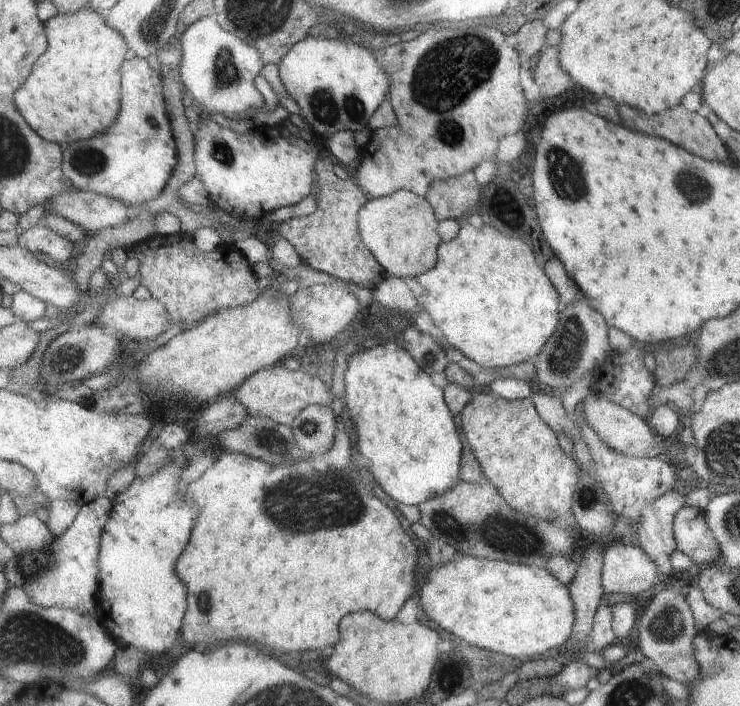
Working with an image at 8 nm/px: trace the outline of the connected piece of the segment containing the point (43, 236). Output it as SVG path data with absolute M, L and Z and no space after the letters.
M43 222L28 231L19 231L18 244L31 252L42 252L58 263L67 262L73 256L73 243Z

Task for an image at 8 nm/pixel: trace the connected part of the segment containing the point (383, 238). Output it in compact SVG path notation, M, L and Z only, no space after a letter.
M407 189L381 198L369 197L369 202L360 210L361 236L391 277L418 277L437 266L438 250L444 241L439 225L440 220L429 199Z

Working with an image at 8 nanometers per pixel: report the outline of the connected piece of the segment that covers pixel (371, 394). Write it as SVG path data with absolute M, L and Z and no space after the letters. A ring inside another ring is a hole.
M386 342L370 349L360 349L348 358L344 380L347 380L346 408L357 426L357 448L371 460L369 472L387 494L403 504L419 506L433 497L452 492L460 480L463 444L453 420L453 413L431 375L419 366L408 350L395 342Z

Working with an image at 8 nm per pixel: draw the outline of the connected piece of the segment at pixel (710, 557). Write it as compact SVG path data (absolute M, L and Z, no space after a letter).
M683 505L672 520L672 535L676 550L698 566L715 561L718 546L709 530L702 509Z

